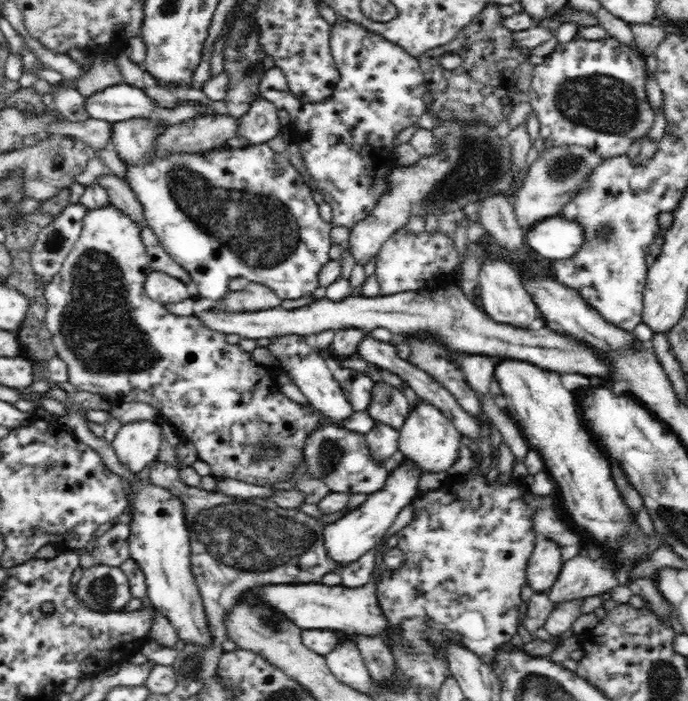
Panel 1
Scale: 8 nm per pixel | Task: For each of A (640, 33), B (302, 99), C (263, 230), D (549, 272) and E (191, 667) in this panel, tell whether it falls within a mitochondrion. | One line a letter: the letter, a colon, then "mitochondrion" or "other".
A: other
B: other
C: mitochondrion
D: other
E: mitochondrion

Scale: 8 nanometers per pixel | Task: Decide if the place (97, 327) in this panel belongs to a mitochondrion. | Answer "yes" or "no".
yes

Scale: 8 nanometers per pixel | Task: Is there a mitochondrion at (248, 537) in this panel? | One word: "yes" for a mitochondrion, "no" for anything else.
yes

